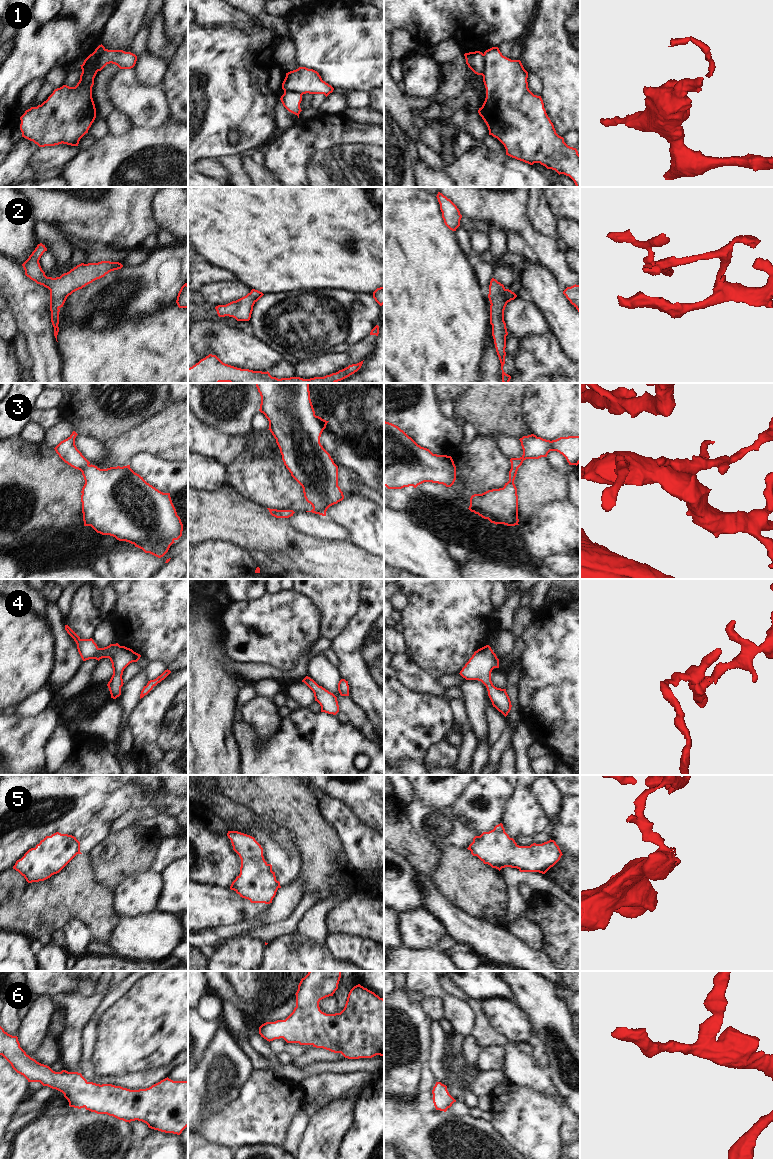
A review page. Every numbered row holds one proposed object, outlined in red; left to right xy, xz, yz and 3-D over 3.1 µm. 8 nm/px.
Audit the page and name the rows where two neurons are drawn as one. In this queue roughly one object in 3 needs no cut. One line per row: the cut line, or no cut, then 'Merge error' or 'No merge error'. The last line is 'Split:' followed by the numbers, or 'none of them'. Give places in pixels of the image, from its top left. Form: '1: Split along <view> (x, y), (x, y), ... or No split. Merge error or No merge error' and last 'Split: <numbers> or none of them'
1: Split along yz (484, 54), (485, 67), (481, 74). Merge error
2: Split along yz (504, 288), (493, 297), (490, 303). Merge error
3: No split. No merge error
4: No split. No merge error
5: Split along yz (493, 829), (504, 832). Merge error
6: No split. No merge error
Split: 1, 2, 5.

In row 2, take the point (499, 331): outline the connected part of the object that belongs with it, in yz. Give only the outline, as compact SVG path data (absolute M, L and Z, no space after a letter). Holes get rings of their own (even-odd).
M504 289L494 296L490 305L490 324L492 325L492 336L497 355L501 363L502 382L509 383L511 376L503 370L505 364L506 336L508 335L506 323L504 321L504 310L508 302L514 300L517 295L509 289Z

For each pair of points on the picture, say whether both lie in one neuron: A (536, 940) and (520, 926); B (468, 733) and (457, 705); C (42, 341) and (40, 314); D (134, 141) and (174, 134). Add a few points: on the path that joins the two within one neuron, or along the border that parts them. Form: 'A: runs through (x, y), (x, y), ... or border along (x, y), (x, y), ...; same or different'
A: runs through (532, 936), (524, 929); same
B: runs through (466, 726), (460, 716), (460, 712); same
C: runs through (40, 334), (40, 321); same
D: runs through (144, 141), (164, 141); same

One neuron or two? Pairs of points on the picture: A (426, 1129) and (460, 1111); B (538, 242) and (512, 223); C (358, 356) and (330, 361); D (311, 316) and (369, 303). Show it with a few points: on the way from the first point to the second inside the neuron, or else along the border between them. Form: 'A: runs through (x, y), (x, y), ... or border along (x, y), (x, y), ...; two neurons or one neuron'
A: border along (446, 1111), (458, 1116), (468, 1115); two neurons
B: runs through (532, 237), (518, 223); one neuron
C: border along (346, 352), (348, 362), (339, 369); two neurons
D: runs through (325, 315), (339, 301), (345, 298), (355, 298); one neuron

